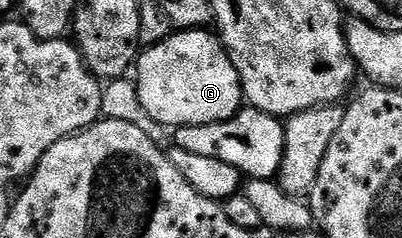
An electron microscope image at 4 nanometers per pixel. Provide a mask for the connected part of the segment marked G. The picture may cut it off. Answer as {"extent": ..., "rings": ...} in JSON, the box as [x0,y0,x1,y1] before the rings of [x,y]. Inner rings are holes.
{"extent":[136,29,243,126],"rings":[[[179,29],[160,44],[145,47],[136,59],[136,74],[137,70],[140,104],[161,126],[216,124],[243,109],[242,85],[236,68],[222,46],[222,39],[209,29]]]}

